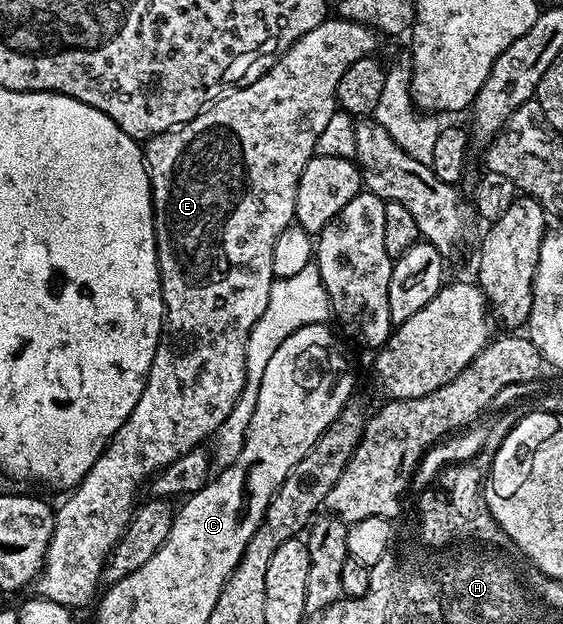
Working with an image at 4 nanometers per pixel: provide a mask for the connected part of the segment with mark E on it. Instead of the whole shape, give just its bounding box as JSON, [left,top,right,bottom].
[34,19,377,607]

